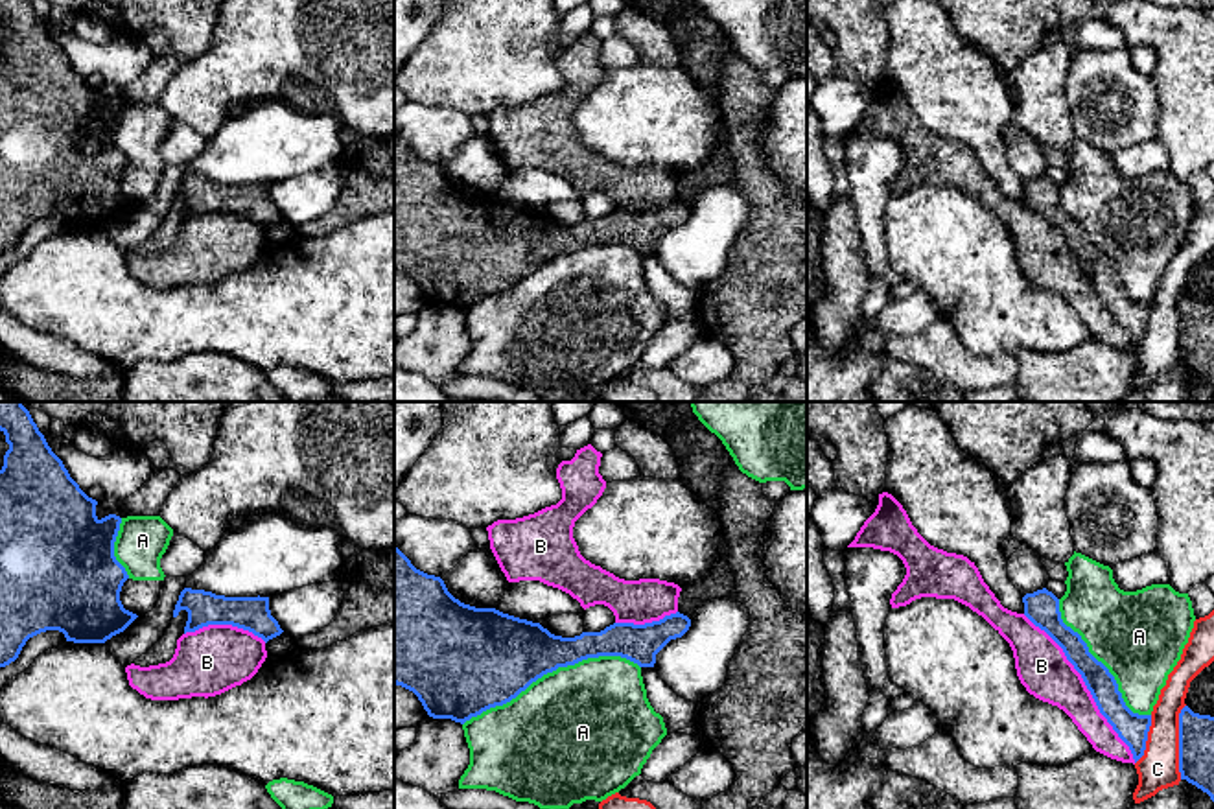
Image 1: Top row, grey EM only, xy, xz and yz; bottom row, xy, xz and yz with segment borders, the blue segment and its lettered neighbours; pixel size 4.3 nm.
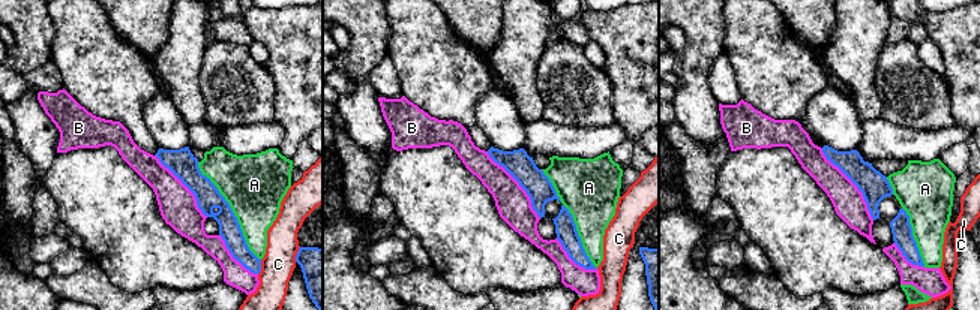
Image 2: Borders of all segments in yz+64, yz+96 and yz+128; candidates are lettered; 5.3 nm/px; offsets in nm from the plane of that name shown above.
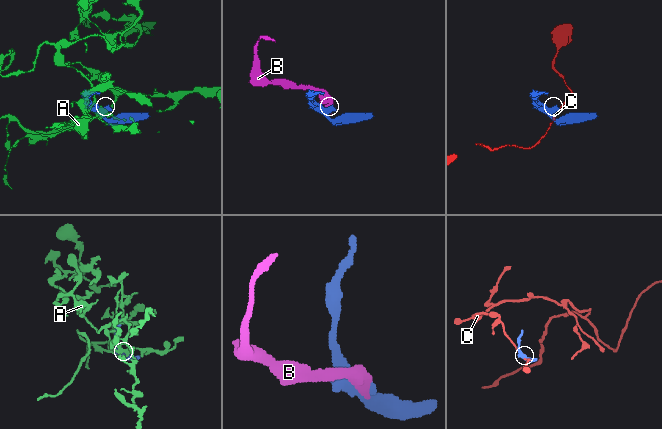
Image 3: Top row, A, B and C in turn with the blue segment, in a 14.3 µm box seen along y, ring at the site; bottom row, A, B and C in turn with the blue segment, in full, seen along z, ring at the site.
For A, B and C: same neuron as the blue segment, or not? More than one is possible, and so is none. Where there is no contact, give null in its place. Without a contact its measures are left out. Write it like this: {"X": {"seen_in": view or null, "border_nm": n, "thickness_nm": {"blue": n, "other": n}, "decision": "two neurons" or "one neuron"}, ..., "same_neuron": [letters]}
{"A": {"seen_in": "xz", "border_nm": 800, "thickness_nm": {"blue": 380, "other": 500}, "decision": "two neurons"}, "B": {"seen_in": "yz", "border_nm": 800, "thickness_nm": {"blue": 120, "other": 220}, "decision": "one neuron"}, "C": {"seen_in": "yz", "border_nm": 320, "thickness_nm": {"blue": 160, "other": 180}, "decision": "two neurons"}, "same_neuron": ["B"]}

